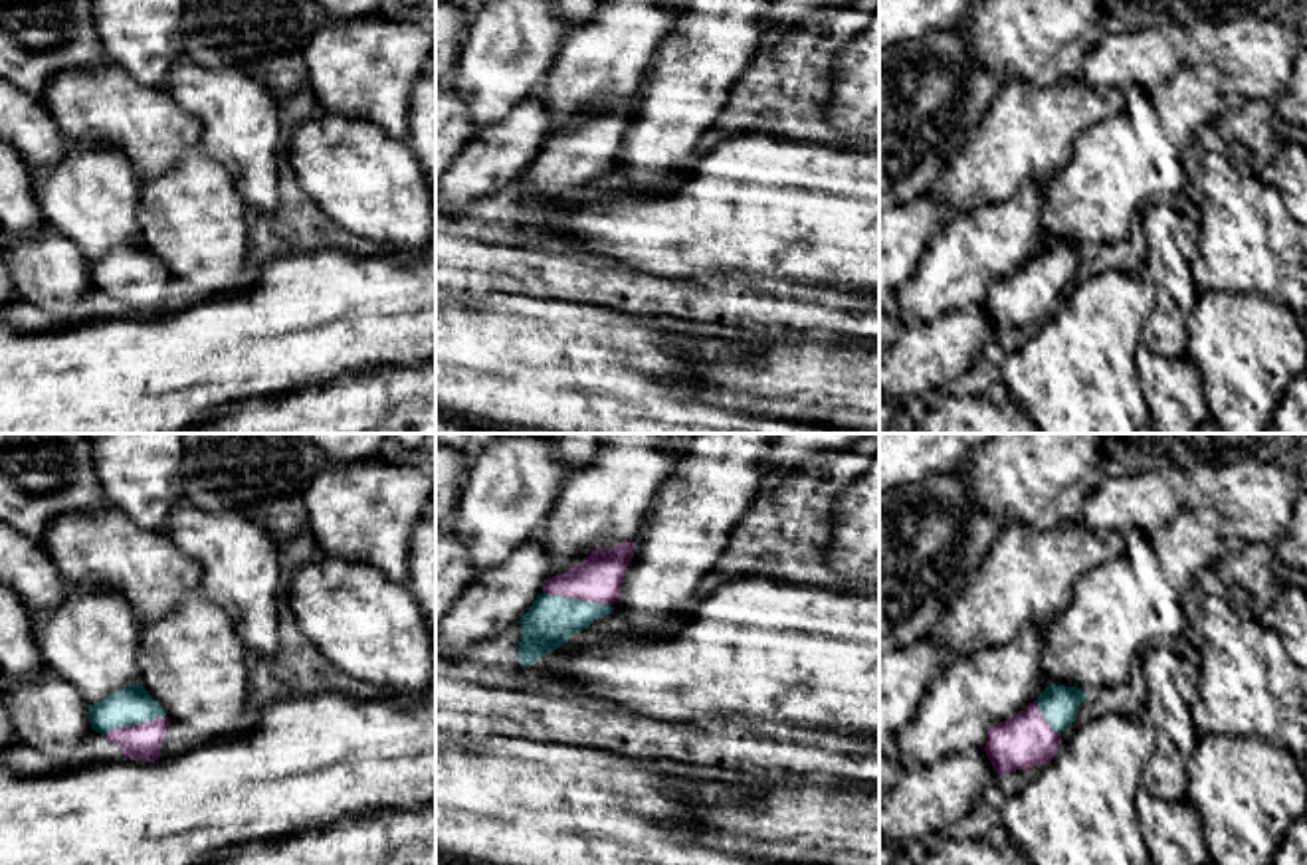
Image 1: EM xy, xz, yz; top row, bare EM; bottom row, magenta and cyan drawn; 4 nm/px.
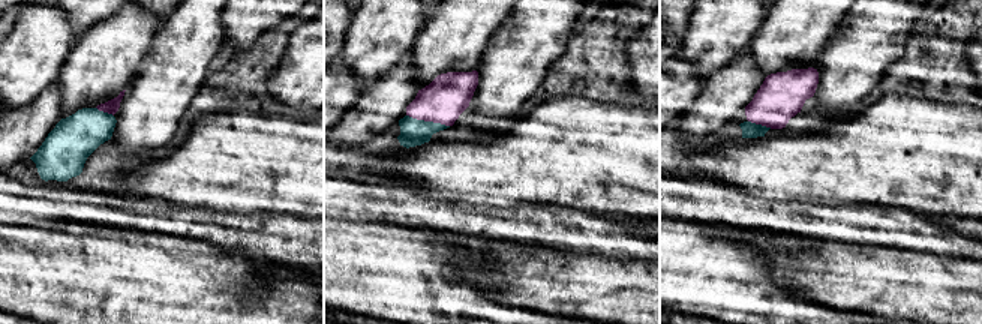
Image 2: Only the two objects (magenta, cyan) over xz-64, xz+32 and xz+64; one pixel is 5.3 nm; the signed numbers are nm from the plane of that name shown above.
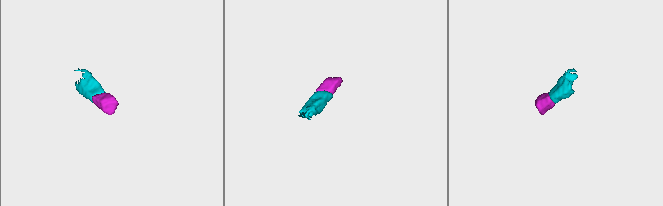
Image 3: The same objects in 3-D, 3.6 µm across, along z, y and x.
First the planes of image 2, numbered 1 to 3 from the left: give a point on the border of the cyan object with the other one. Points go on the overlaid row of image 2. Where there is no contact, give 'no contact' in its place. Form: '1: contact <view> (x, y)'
1: contact xz-64 (105, 111)
2: contact xz+32 (428, 120)
3: contact xz+64 (760, 123)

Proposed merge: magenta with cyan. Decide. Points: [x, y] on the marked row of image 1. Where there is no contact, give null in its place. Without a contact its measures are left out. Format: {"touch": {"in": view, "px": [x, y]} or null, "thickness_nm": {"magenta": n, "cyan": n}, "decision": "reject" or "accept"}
{"touch": {"in": "xz", "px": [577, 598]}, "thickness_nm": {"magenta": 190, "cyan": 200}, "decision": "accept"}

